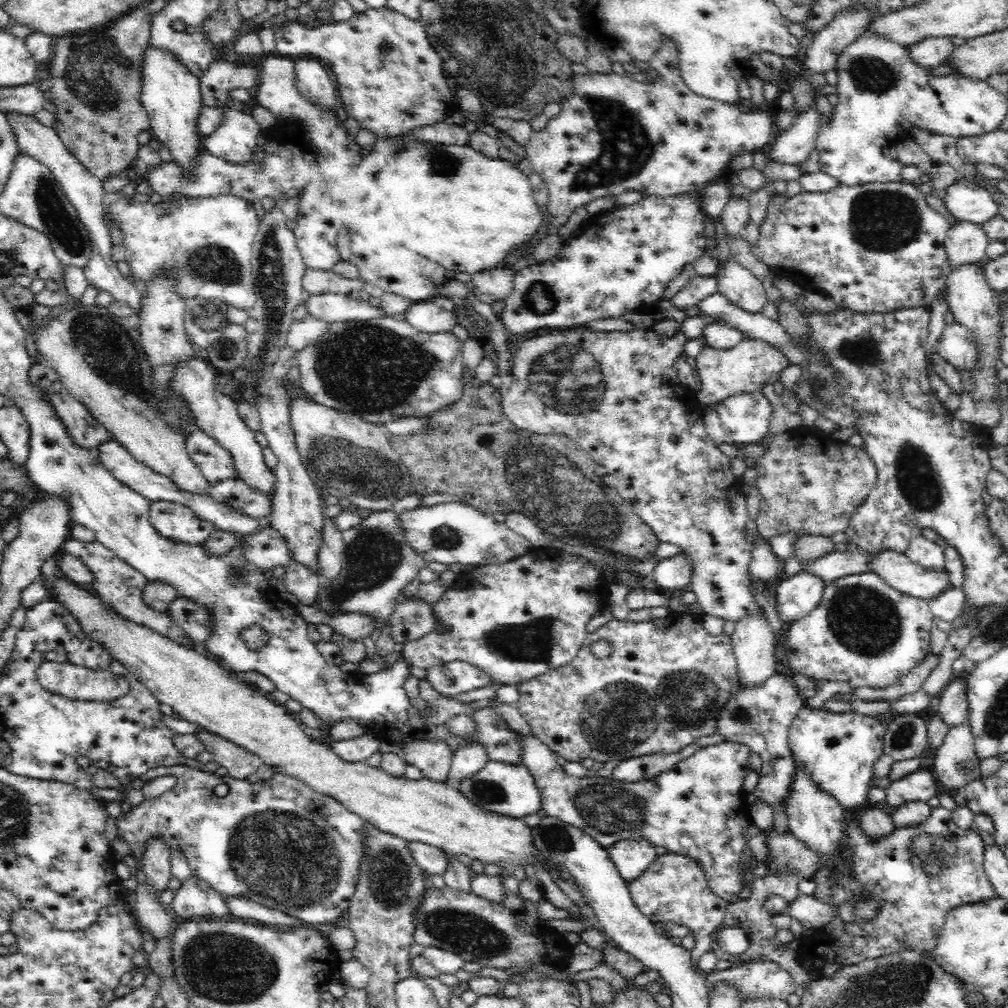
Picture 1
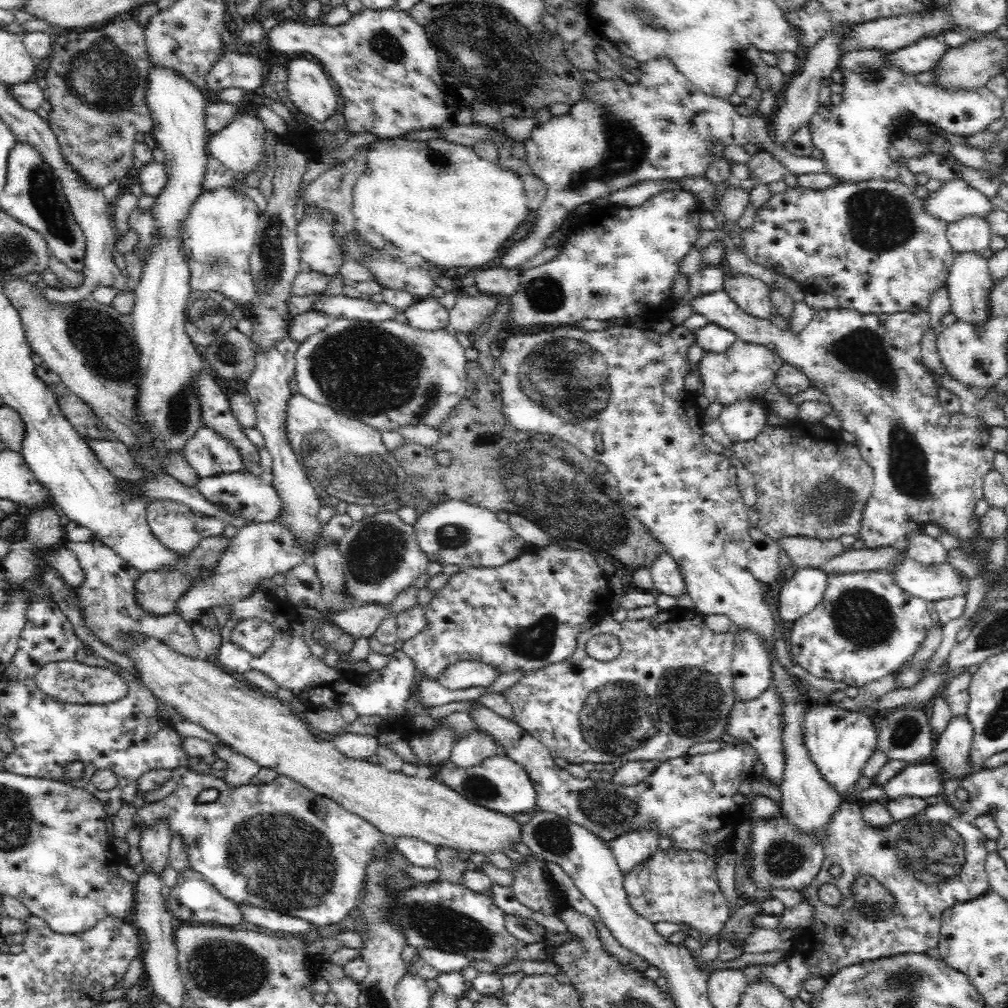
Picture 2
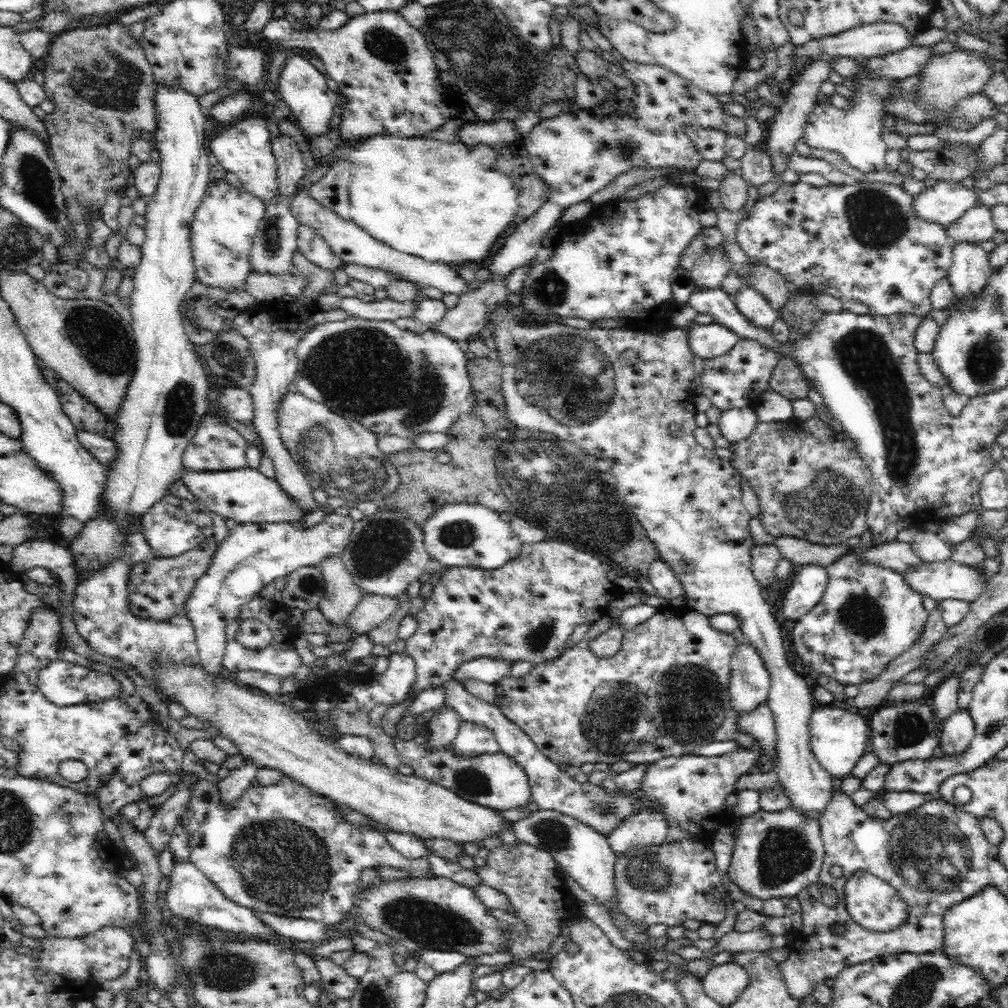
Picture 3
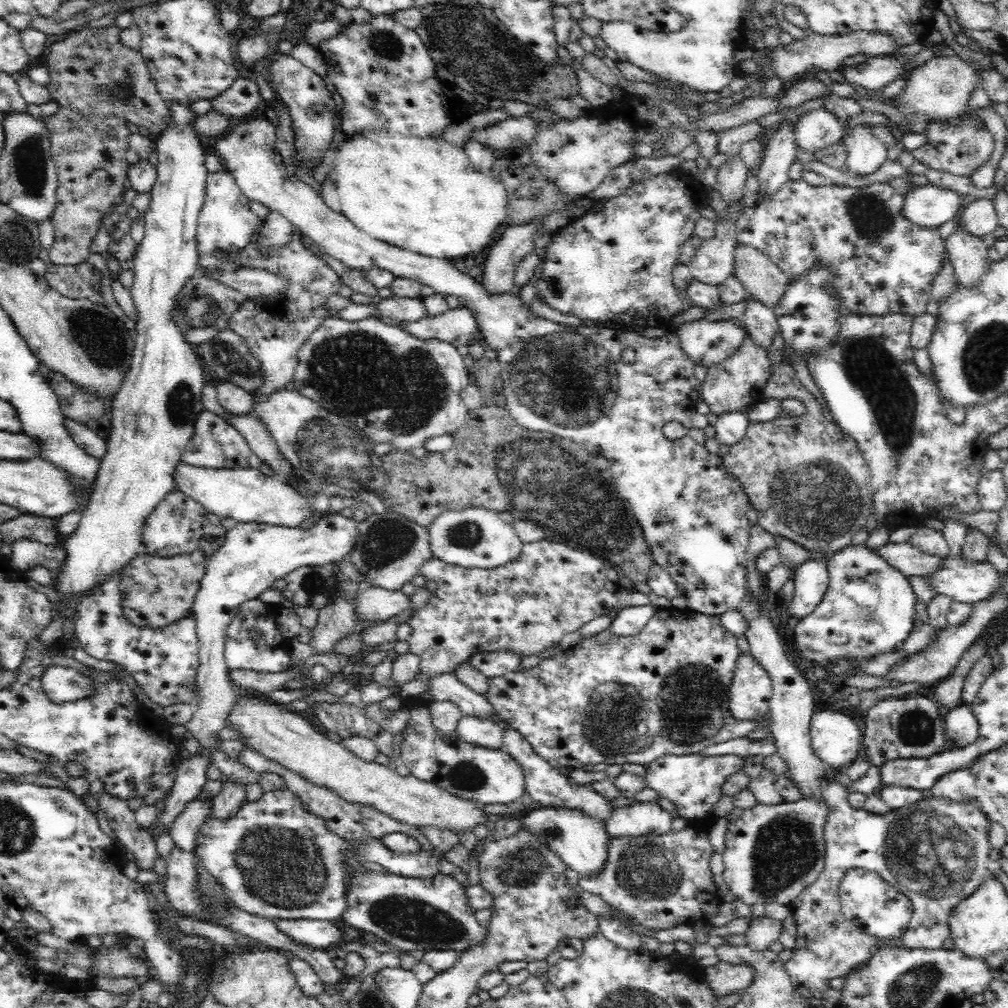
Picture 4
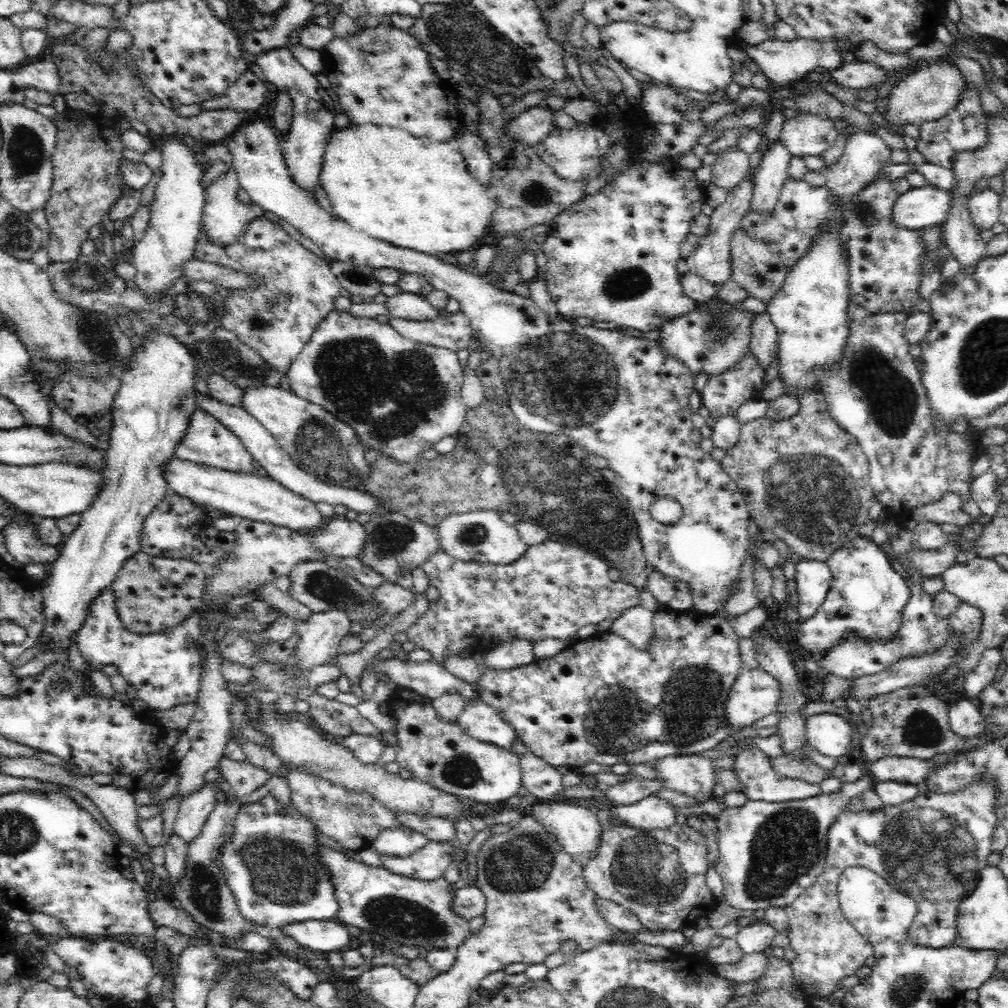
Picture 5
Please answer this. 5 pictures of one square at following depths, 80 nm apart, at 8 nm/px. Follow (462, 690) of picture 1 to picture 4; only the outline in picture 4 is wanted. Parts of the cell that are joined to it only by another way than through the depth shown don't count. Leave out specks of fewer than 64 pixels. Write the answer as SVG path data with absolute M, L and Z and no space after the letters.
M500 650L476 654L467 660L467 665L490 681L494 676L500 677L518 670L520 659L515 654Z

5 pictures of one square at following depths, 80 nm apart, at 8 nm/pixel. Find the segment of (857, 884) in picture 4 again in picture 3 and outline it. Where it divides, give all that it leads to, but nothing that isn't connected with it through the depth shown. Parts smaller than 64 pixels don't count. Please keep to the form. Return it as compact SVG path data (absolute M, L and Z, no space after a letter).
M858 871L845 884L846 907L852 919L867 929L886 931L897 927L905 917L905 904L891 886L868 871Z

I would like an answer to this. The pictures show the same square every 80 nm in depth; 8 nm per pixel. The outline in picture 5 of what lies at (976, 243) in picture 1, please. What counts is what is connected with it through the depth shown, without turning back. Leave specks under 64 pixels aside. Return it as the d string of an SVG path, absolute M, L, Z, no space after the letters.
M989 187L972 194L968 199L970 223L978 232L990 230L1000 217L1000 197Z

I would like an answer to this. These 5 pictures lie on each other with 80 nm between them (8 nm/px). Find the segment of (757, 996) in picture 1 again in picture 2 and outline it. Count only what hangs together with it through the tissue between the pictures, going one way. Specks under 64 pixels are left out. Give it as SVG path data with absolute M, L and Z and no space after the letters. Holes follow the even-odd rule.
M843 801L830 823L827 829L829 832L823 843L824 858L820 872L805 889L801 890L802 897L810 899L810 903L816 909L814 924L808 930L798 931L797 936L793 938L796 948L790 951L789 962L774 965L747 965L739 968L739 973L743 974L743 978L745 978L747 988L765 984L793 1000L799 996L802 989L801 982L807 976L833 975L838 972L838 969L845 966L873 961L879 957L906 953L932 954L940 940L941 920L946 910L962 902L980 898L991 890L989 878L985 873L987 837L972 824L971 820L965 819L954 807L942 801L928 805L924 813L918 814L914 818L893 821L892 826L884 831L866 827L863 816L860 814L860 803ZM834 864L838 864L842 868L840 876L830 874L830 866L834 866ZM862 874L875 878L893 898L893 903L881 913L876 913L876 909L868 901L856 901L856 897L854 897L852 886ZM824 884L832 884L840 890L842 900L838 906L828 906L820 900L818 890Z

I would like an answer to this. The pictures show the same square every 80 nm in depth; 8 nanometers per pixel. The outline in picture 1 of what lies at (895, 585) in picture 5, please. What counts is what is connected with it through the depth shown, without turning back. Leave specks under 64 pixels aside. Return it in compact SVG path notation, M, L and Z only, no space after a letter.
M873 573L850 574L826 586L813 612L786 626L781 642L787 662L784 665L789 667L788 674L802 674L808 679L844 682L853 690L861 687L886 690L908 676L931 653L934 620L926 599L901 594Z

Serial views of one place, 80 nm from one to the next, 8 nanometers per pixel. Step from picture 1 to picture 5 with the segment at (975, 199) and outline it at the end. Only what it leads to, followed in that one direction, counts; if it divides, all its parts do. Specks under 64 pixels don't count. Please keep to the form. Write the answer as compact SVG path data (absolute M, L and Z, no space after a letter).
M932 185L911 187L898 197L893 218L910 230L942 226L953 206L950 192Z

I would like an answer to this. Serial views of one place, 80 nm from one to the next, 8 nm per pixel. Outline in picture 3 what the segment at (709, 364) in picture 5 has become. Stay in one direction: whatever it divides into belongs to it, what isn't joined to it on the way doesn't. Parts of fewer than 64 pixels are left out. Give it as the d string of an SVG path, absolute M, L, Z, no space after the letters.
M692 323L688 333L693 355L704 360L726 355L740 340L731 330L716 323Z

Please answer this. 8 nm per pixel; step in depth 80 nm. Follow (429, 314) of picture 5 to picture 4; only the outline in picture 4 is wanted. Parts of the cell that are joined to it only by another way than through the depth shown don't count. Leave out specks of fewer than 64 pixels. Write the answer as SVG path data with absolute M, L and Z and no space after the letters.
M396 298L382 299L371 312L374 318L393 318L399 322L414 322L426 316L422 298Z

